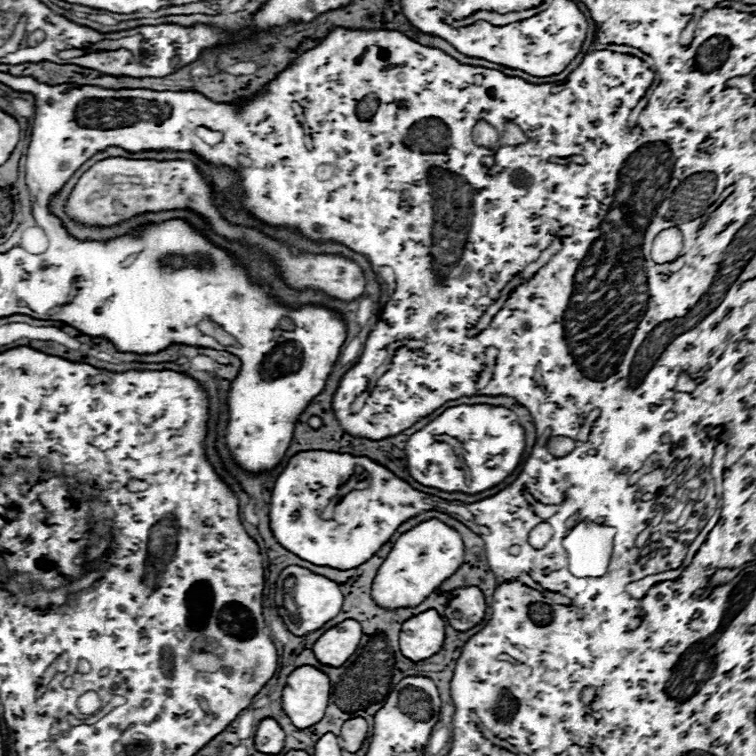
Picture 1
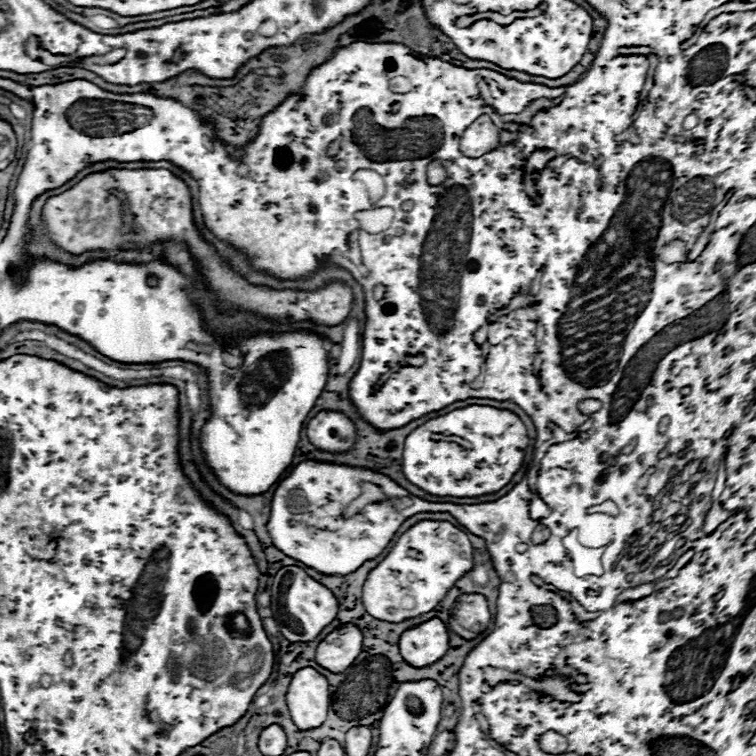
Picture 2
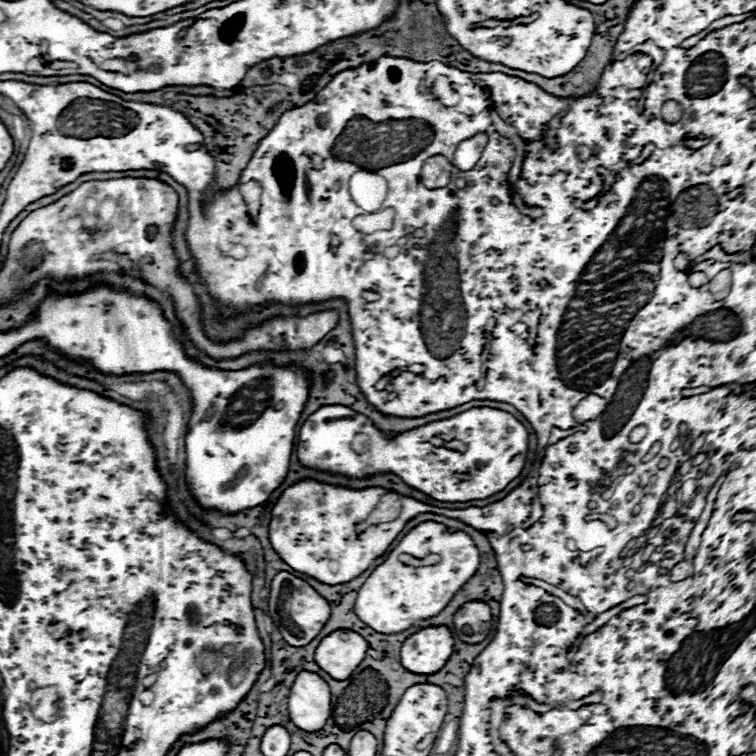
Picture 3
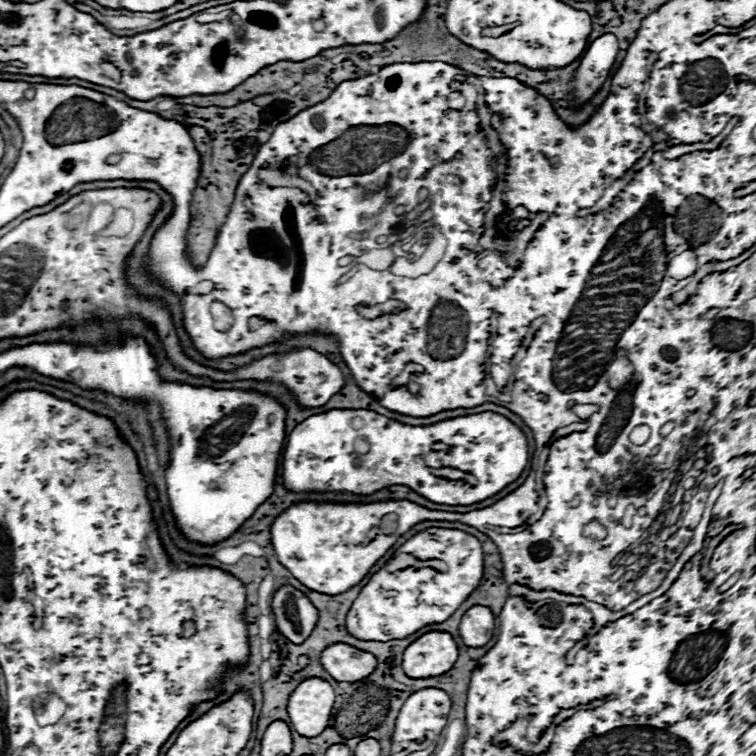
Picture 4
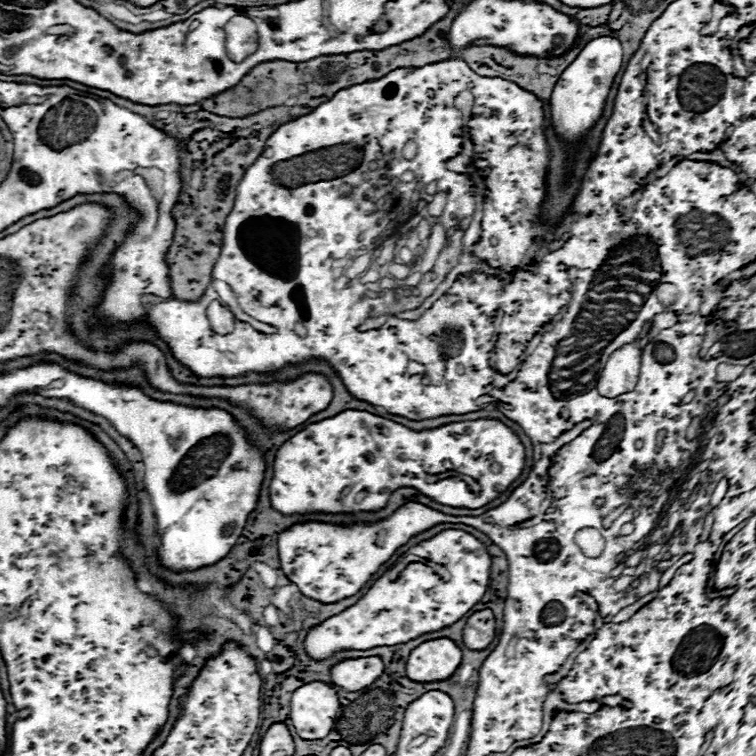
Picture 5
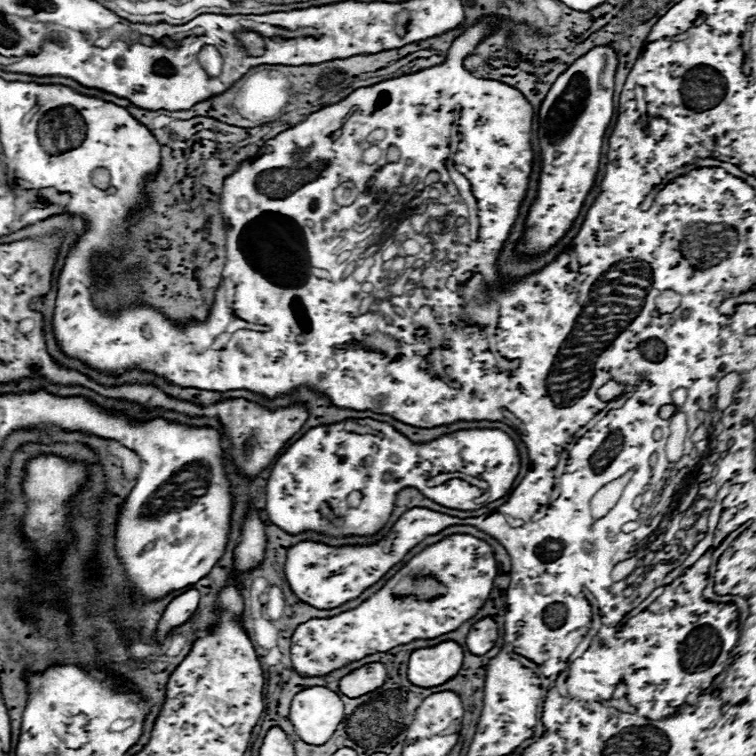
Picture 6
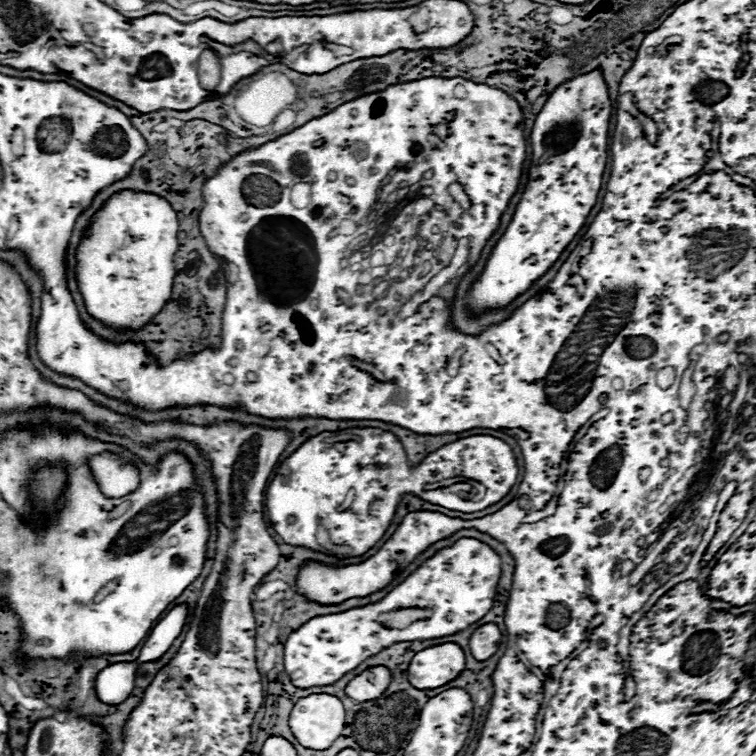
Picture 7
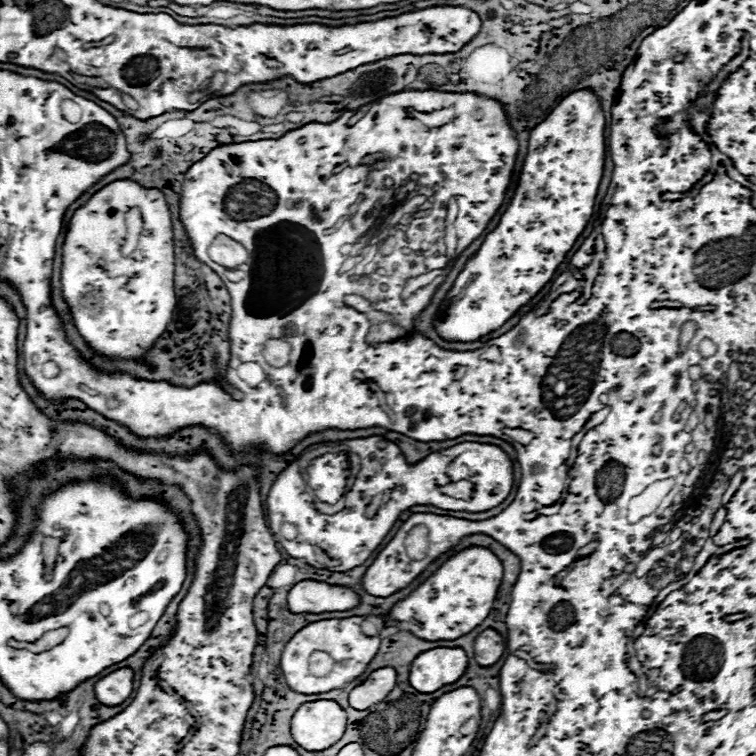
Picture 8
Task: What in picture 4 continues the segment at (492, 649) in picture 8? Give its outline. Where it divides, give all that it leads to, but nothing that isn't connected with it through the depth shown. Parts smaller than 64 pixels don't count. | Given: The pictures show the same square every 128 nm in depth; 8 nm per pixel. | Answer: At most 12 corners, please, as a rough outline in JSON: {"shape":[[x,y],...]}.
{"shape":[[472,606],[460,622],[466,646],[482,648],[494,634],[494,614]]}

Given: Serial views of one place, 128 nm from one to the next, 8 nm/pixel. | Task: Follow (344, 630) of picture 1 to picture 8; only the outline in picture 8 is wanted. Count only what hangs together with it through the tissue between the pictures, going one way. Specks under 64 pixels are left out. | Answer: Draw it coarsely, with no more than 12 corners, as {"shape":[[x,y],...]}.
{"shape":[[380,668],[348,700],[356,710],[382,702],[396,688],[396,670]]}

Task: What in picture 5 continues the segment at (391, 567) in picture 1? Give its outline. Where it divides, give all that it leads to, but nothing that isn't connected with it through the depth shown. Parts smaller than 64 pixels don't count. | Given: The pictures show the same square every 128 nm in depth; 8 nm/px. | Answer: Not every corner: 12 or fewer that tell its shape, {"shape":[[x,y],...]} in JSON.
{"shape":[[444,530],[396,582],[308,630],[312,660],[410,642],[481,601],[487,549]]}

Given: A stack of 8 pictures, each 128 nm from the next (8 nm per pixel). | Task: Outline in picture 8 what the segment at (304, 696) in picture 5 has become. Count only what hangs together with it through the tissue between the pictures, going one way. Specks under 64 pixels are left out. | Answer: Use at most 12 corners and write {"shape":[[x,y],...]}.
{"shape":[[334,700],[302,704],[292,738],[310,752],[336,744],[346,712]]}

